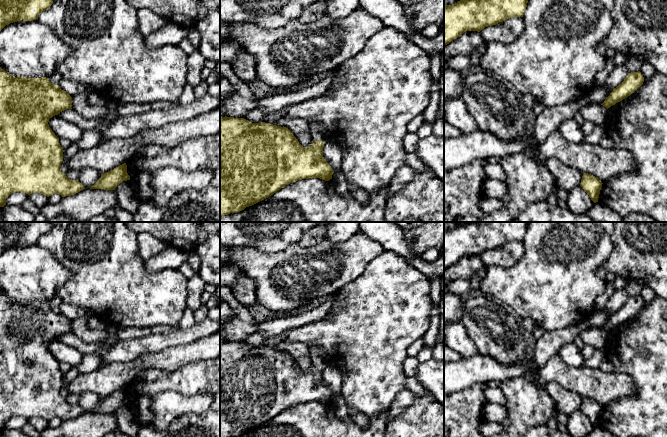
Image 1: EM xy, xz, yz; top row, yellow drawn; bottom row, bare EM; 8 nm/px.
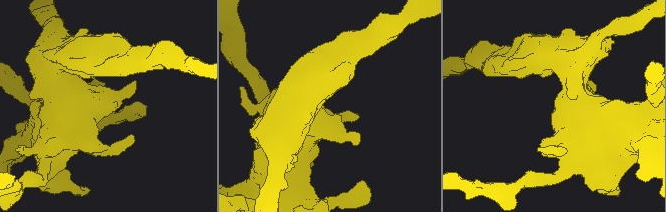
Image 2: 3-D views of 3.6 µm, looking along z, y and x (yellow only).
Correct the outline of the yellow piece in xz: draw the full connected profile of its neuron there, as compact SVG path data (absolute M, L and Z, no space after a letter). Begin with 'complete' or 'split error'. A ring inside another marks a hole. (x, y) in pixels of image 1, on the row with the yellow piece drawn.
split error; M220 118L220 217L237 213L273 195L286 185L302 179L332 179L334 170L323 157L327 134L323 125L308 121L313 139L310 147L303 147L286 127L261 122L252 123L244 118Z

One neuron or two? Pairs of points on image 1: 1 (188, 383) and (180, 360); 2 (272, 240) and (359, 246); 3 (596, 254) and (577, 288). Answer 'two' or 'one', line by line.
1: two
2: two
3: one

